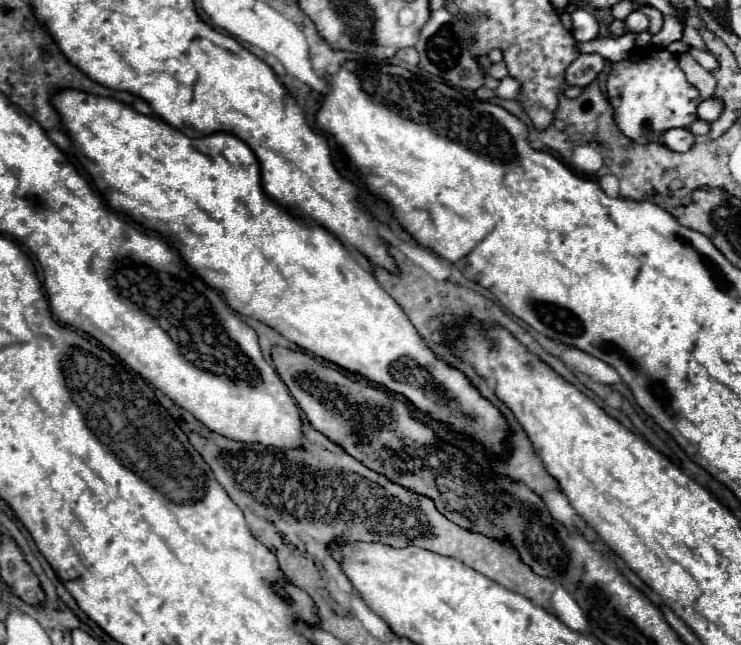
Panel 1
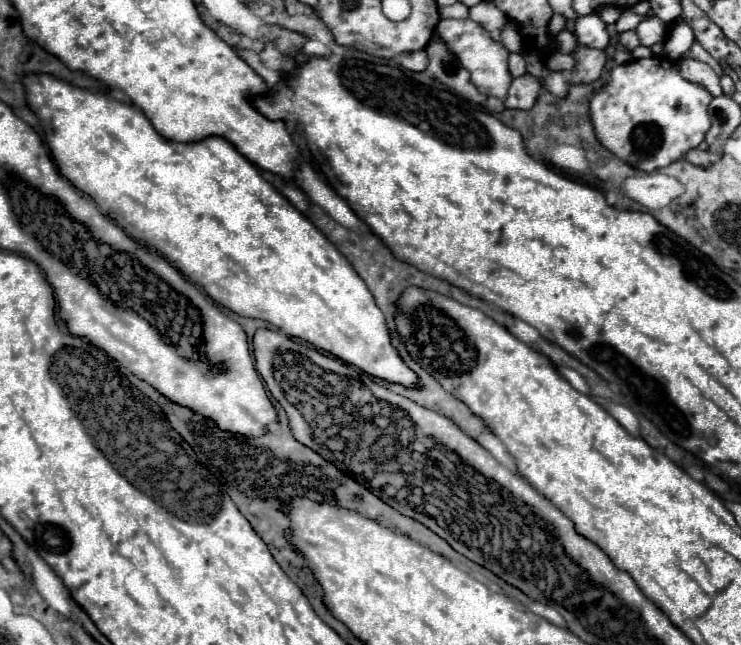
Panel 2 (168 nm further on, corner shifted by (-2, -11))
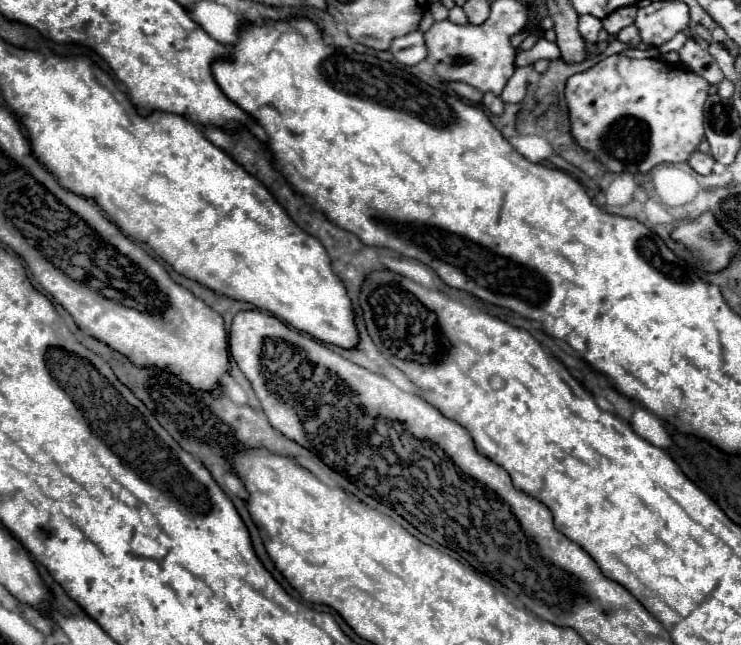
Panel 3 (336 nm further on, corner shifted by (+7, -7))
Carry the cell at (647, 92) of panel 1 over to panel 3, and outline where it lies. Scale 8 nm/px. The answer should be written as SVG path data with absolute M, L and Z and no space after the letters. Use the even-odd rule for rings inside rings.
M613 54L583 74L575 74L565 82L565 102L569 108L571 136L589 152L605 170L621 174L647 174L661 162L687 162L697 146L705 140L703 104L707 100L709 82L691 70L667 64L661 58L629 58Z

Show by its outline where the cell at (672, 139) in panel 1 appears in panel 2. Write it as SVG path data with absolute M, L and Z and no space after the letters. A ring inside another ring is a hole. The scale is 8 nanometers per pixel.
M692 148L684 158L686 158L688 162L696 164L696 166L706 166L706 164L710 164L708 152L702 152L702 150L698 150L698 148Z

